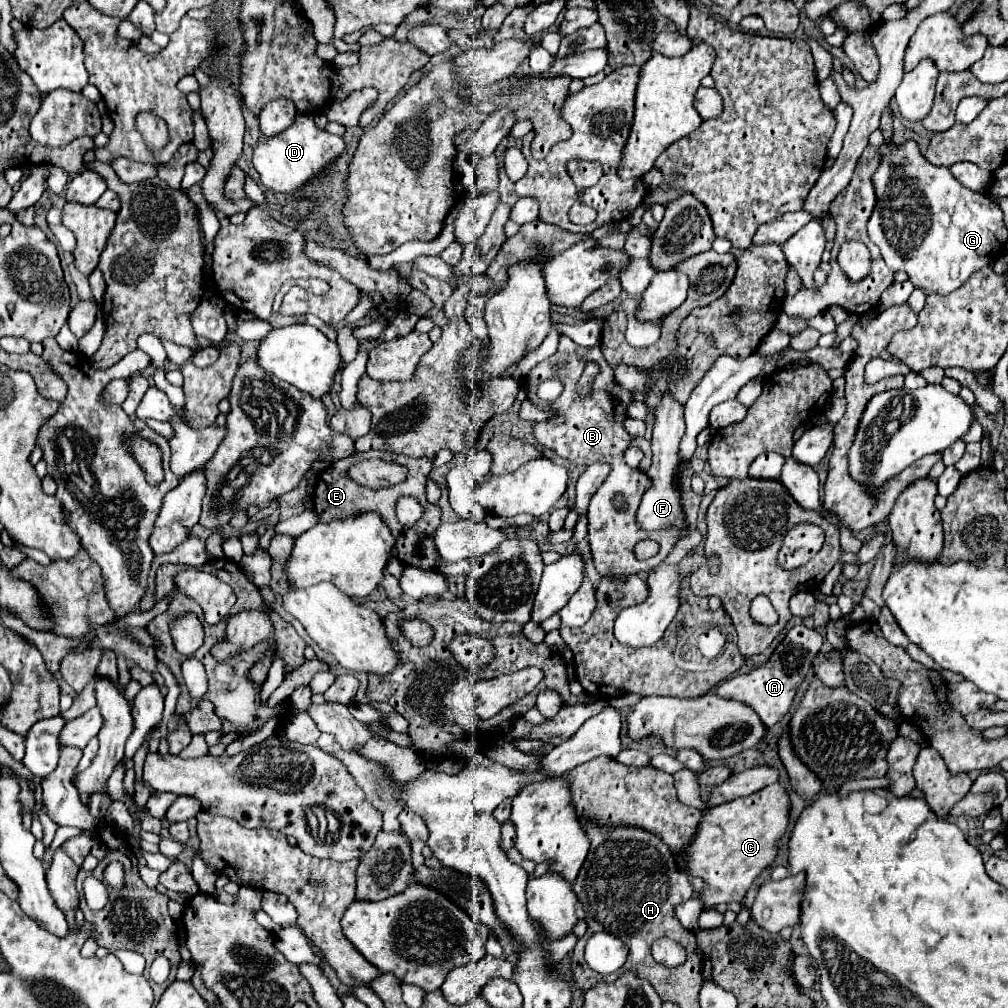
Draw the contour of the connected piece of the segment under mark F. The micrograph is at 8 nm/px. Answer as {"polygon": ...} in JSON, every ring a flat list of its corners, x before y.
{"polygon":[[669,395,663,397,659,407,655,407,655,427,653,427,653,461,647,471,647,477,651,481,651,487,643,493,641,505,637,509,637,523,645,531,663,531,663,529,675,529,679,533,679,539,683,537,687,529,685,509,683,509,683,489,681,489,681,477,679,467,683,463,683,457,679,455,679,443,683,439,683,405,671,399]]}

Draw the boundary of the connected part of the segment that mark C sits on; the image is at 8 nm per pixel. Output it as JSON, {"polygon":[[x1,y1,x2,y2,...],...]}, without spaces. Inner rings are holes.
{"polygon":[[775,783,753,795,711,807,703,815,699,831,687,849,687,855,683,855,683,869,705,879,707,887,701,895,705,907,743,901,755,877,775,861,779,839,789,827,789,811,789,795,779,783]]}

